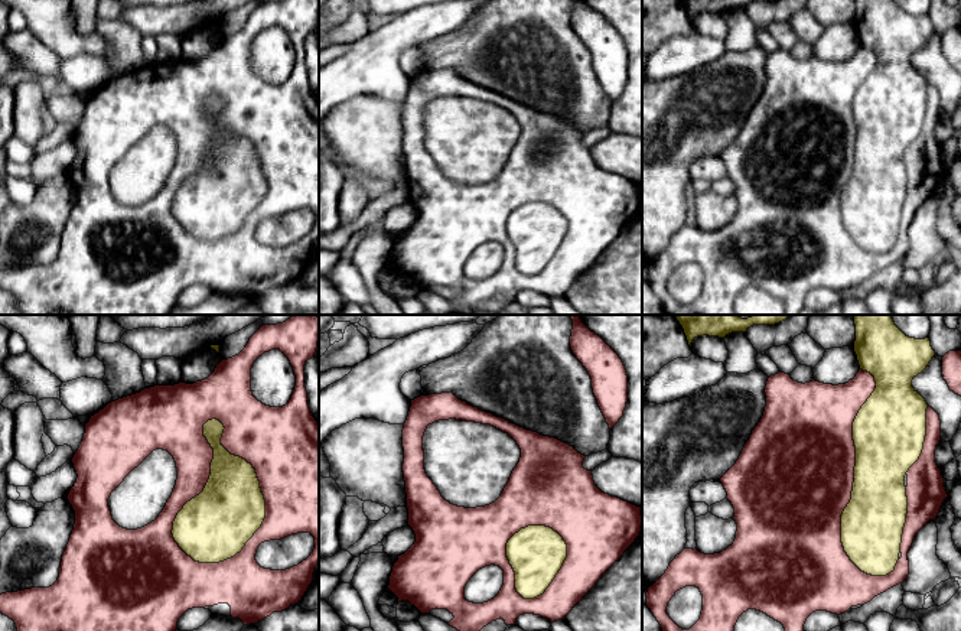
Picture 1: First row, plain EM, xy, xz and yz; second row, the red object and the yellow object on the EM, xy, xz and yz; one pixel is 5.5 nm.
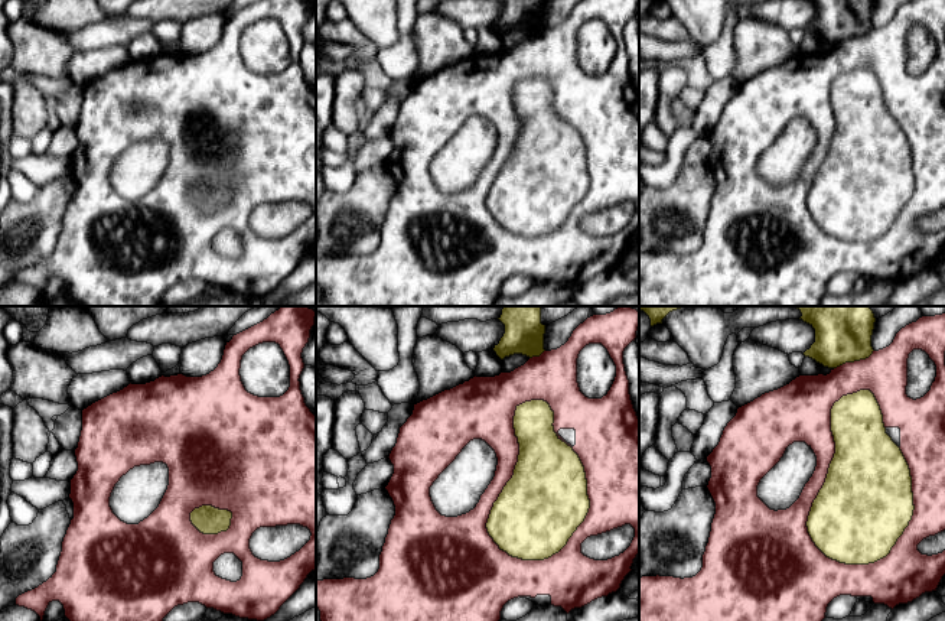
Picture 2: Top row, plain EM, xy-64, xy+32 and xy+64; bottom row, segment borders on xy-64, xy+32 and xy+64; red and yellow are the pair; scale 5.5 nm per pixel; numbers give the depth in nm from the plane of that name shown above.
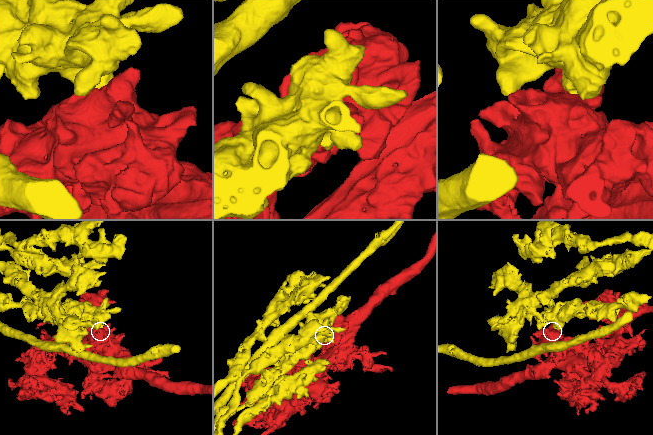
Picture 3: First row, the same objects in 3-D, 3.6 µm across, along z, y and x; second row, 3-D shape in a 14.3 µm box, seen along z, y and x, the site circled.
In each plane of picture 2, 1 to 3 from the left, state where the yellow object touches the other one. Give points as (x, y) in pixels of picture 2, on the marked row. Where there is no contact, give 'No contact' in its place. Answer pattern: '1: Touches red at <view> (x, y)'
1: Touches red at xy-64 (212, 506)
2: Touches red at xy+32 (586, 477)
3: Touches red at xy+64 (827, 472)

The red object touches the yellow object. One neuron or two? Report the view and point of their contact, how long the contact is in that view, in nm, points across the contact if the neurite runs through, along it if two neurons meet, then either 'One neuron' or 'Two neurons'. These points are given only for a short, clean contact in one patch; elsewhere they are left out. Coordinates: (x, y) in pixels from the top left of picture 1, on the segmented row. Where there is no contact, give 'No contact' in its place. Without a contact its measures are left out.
Touches red at xy (199, 493). Shared border 800 nm. Two neurons

